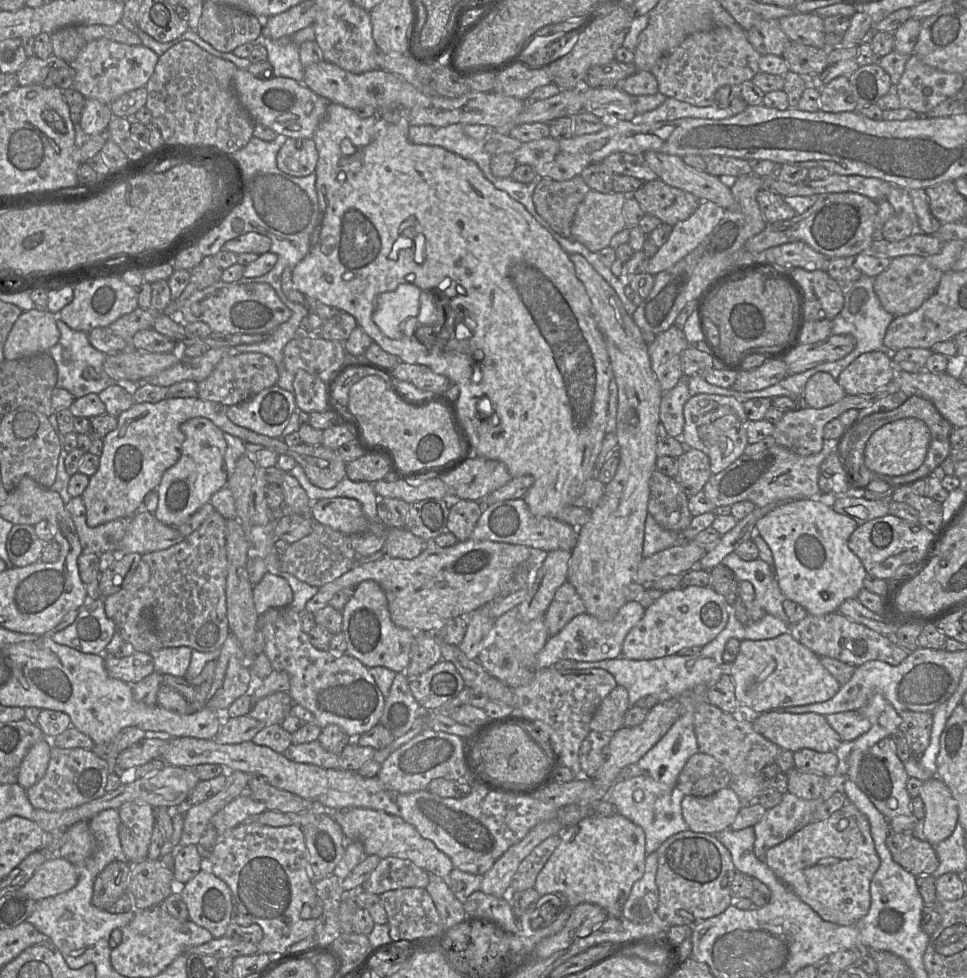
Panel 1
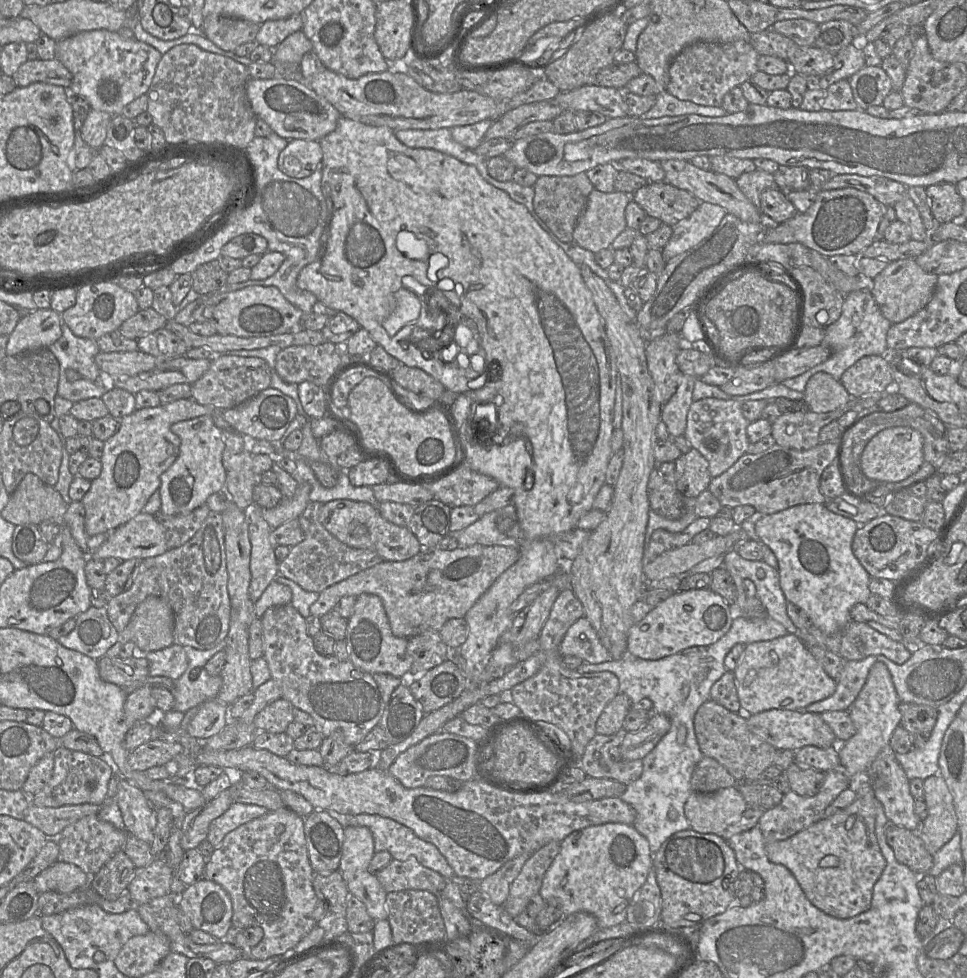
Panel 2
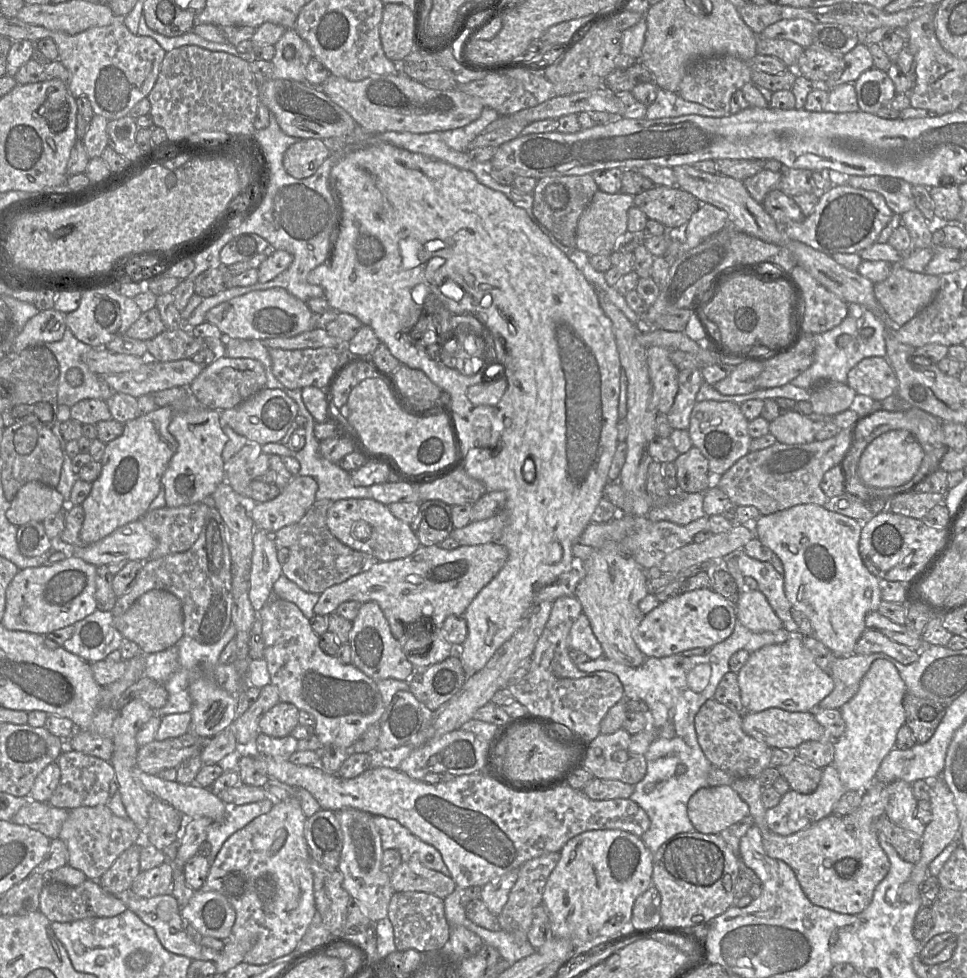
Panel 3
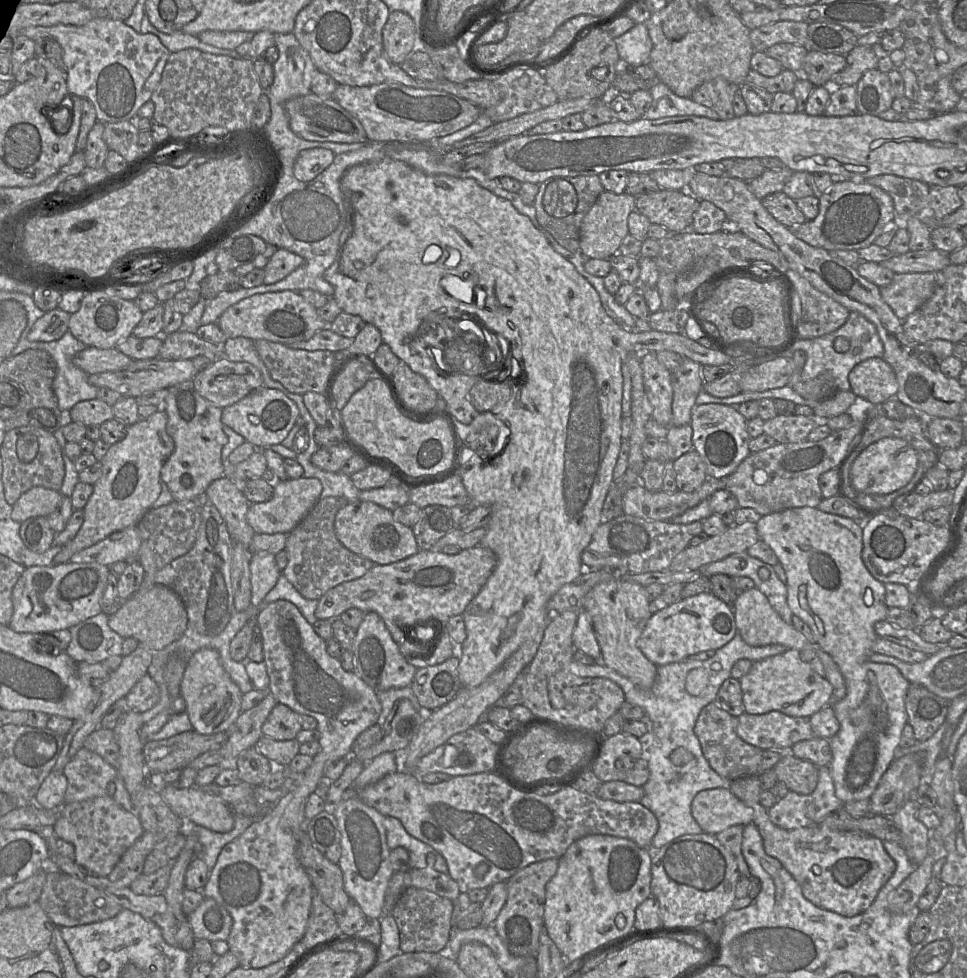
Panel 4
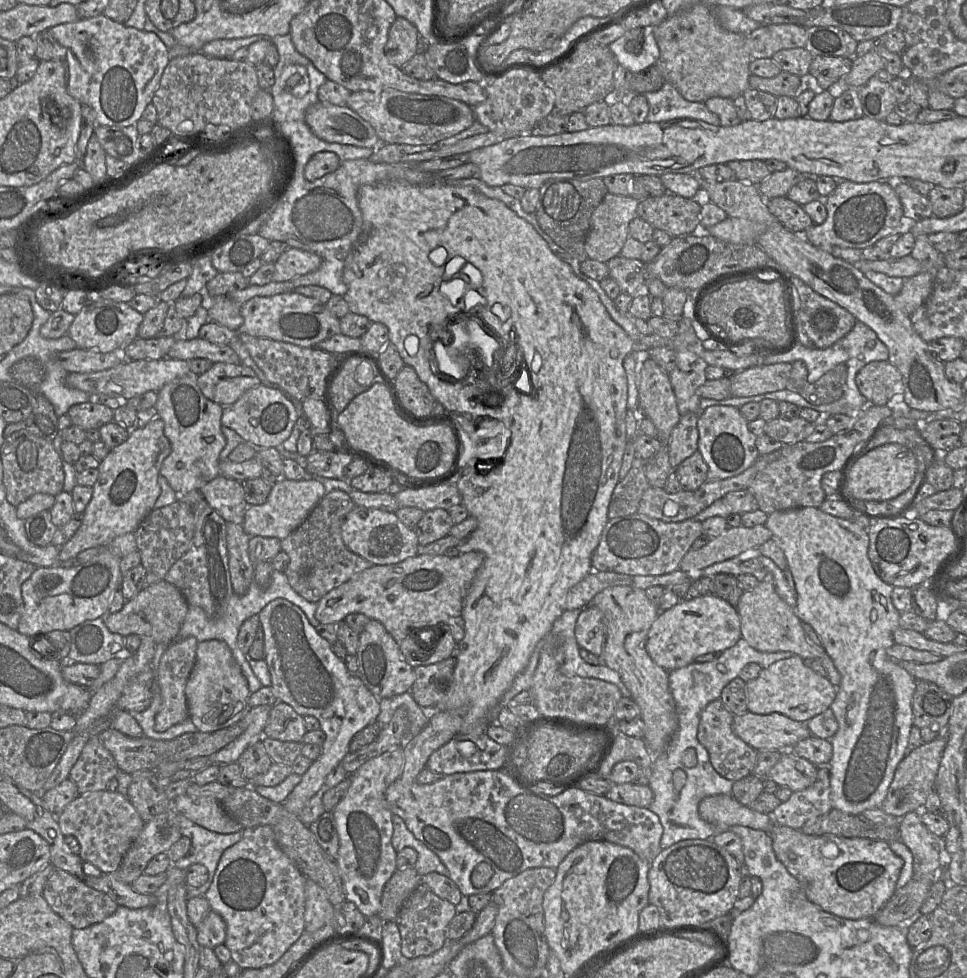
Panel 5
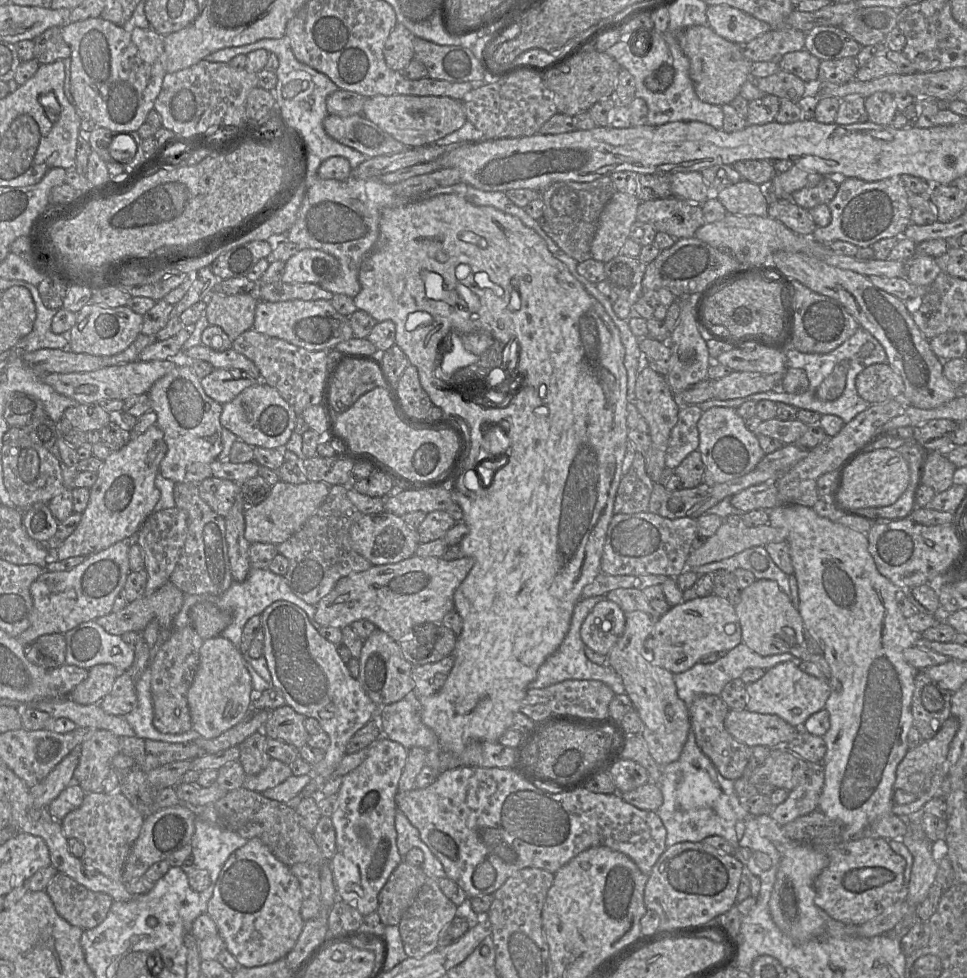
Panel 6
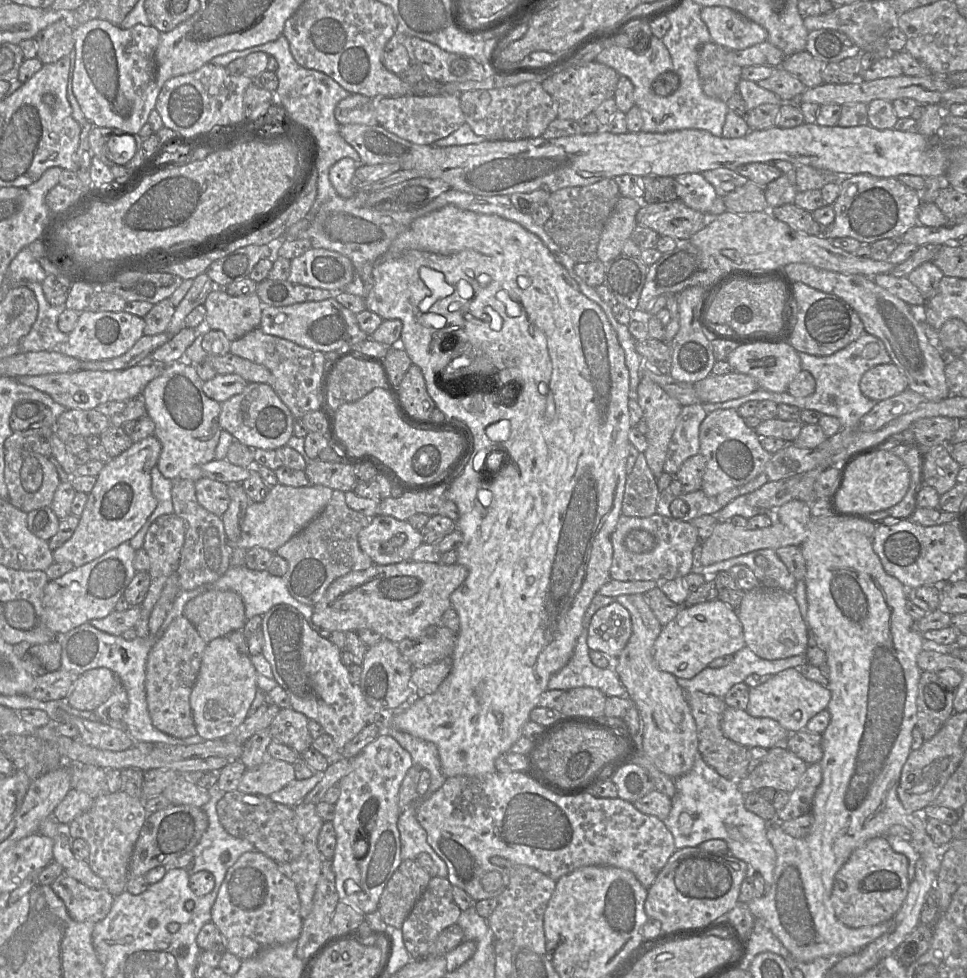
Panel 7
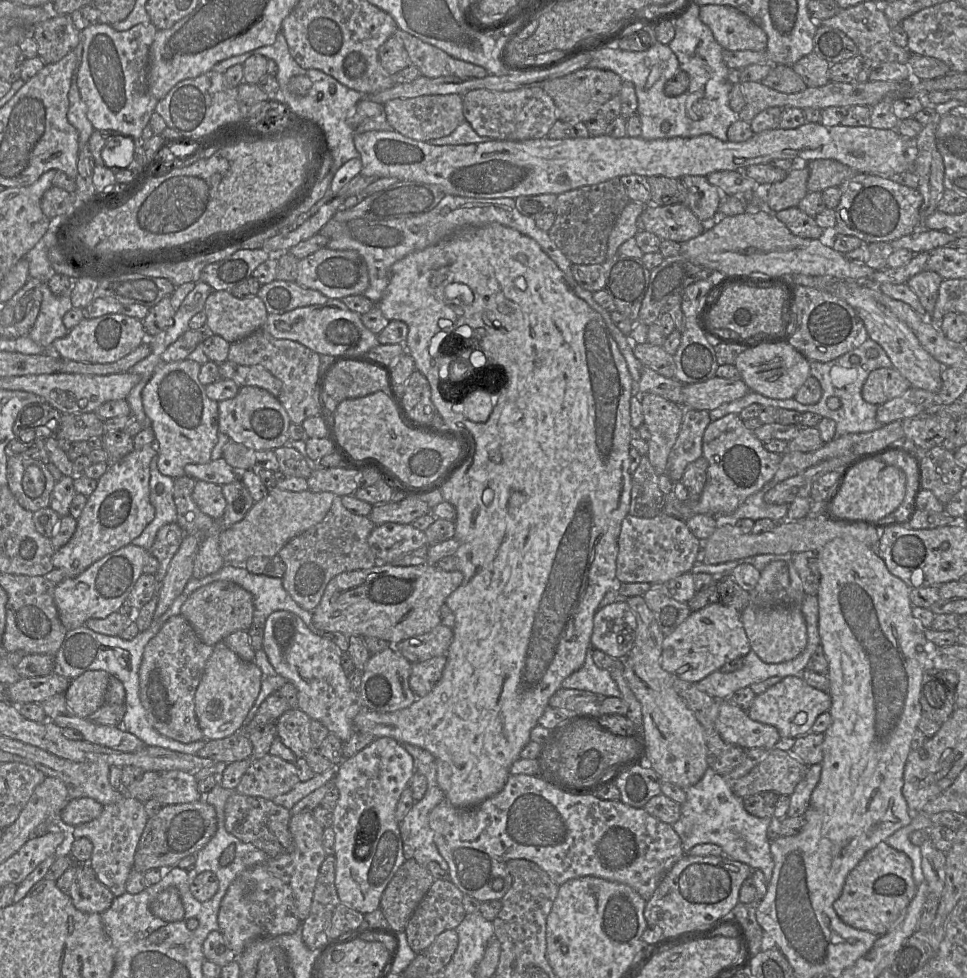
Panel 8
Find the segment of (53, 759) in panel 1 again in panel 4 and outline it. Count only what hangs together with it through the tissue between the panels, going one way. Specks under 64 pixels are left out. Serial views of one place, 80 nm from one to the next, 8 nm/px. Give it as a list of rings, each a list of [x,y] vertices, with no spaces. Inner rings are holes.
[[[81,748],[65,765],[63,774],[67,779],[64,804],[70,804],[107,795],[108,784],[117,777],[117,770],[98,754]]]

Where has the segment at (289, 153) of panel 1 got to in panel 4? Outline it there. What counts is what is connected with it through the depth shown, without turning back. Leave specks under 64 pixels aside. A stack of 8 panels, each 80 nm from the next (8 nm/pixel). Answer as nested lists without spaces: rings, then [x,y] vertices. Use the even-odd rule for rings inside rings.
[[[326,148],[302,150],[294,163],[294,175],[301,182],[311,181],[333,162],[334,157],[335,154]]]

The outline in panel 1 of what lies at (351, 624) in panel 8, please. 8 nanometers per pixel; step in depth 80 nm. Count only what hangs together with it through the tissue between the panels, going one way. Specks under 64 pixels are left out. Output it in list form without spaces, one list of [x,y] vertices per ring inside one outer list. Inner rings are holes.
[[[467,539],[454,546],[441,548],[434,541],[428,541],[425,549],[413,559],[400,559],[384,556],[381,559],[353,568],[319,588],[318,592],[306,603],[305,611],[314,613],[325,606],[333,596],[344,588],[355,588],[365,580],[373,580],[384,591],[392,622],[414,633],[435,633],[455,617],[468,616],[472,612],[493,601],[496,597],[505,597],[515,591],[528,587],[531,574],[528,560],[534,553],[525,545],[509,544],[493,541],[475,541]]]

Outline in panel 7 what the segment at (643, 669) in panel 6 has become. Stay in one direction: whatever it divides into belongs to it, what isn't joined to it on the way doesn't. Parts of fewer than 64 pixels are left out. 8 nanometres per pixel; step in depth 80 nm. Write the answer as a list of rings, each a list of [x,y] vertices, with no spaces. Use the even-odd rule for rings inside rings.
[[[623,594],[615,597],[630,613],[631,636],[620,653],[613,659],[613,669],[627,691],[627,697],[637,707],[641,718],[640,748],[662,773],[672,779],[688,773],[695,762],[698,749],[696,722],[686,694],[672,674],[661,671],[653,658],[653,646],[662,627],[643,594]]]

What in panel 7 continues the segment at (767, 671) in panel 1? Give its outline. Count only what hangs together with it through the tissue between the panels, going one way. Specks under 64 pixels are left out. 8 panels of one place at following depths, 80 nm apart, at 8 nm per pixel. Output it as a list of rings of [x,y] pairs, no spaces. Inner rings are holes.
[[[788,668],[775,675],[772,675],[766,682],[749,688],[749,701],[746,711],[753,717],[767,717],[776,720],[790,734],[806,728],[808,721],[819,712],[826,710],[831,699],[831,692],[828,686],[821,685],[815,681],[805,678],[799,669]],[[800,711],[801,718],[794,718],[794,712]]]

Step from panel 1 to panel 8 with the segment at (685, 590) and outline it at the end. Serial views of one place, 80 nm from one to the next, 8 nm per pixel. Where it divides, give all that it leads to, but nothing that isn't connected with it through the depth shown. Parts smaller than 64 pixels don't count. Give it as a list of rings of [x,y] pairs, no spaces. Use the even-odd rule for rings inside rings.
[[[718,602],[691,612],[684,622],[664,637],[660,666],[672,677],[697,683],[719,671],[725,663],[743,658],[750,650],[740,613]]]

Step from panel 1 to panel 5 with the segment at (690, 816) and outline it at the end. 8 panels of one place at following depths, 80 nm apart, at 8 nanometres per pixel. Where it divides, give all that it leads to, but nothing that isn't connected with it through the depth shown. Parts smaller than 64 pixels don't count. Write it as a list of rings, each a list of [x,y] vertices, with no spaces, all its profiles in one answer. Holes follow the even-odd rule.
[[[718,794],[702,799],[698,805],[699,816],[718,829],[728,830],[735,825],[763,830],[769,834],[772,816],[742,805],[732,794]]]

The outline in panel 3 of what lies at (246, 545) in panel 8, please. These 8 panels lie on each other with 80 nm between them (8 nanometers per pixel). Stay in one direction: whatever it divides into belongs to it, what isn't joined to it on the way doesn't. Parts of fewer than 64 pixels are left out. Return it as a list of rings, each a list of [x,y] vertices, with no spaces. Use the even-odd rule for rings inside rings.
[[[294,476],[273,500],[253,503],[249,516],[255,528],[275,532],[287,525],[297,524],[316,501],[318,484],[311,476]]]

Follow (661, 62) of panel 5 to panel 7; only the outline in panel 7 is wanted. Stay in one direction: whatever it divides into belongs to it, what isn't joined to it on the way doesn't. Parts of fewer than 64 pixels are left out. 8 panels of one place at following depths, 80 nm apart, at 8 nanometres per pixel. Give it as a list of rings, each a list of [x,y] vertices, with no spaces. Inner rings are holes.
[[[713,41],[704,44],[699,51],[698,74],[700,77],[703,92],[705,95],[711,98],[719,99],[723,102],[727,102],[730,97],[737,91],[738,83],[741,80],[742,67],[738,66],[733,62],[732,51],[737,50],[728,50],[727,48]]]

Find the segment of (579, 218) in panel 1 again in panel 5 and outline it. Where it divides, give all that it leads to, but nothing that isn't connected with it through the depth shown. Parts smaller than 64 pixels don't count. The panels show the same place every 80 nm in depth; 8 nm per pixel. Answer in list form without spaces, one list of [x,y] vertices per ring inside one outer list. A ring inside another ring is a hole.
[[[607,193],[593,211],[585,241],[589,259],[607,263],[620,251],[629,236],[629,223],[637,216],[639,201],[631,196]]]

